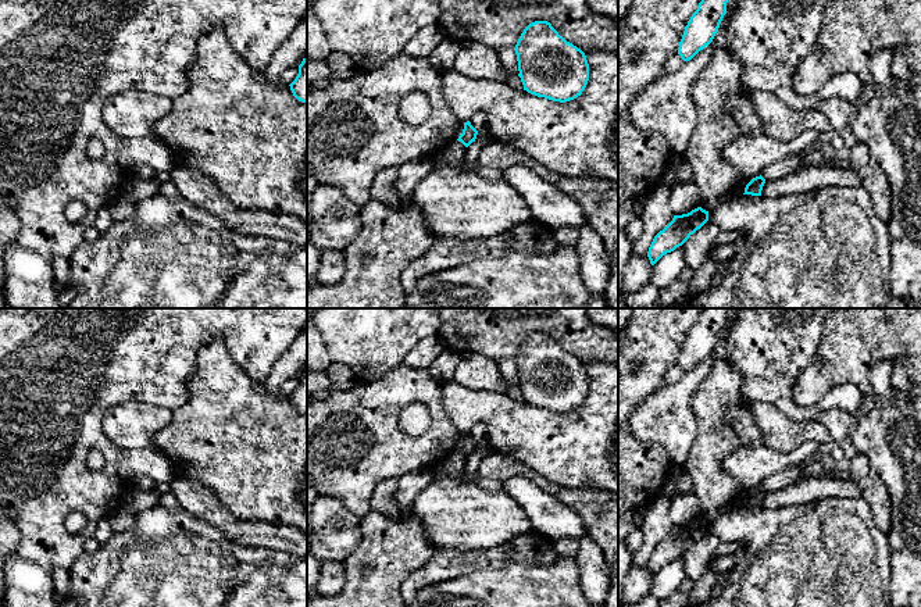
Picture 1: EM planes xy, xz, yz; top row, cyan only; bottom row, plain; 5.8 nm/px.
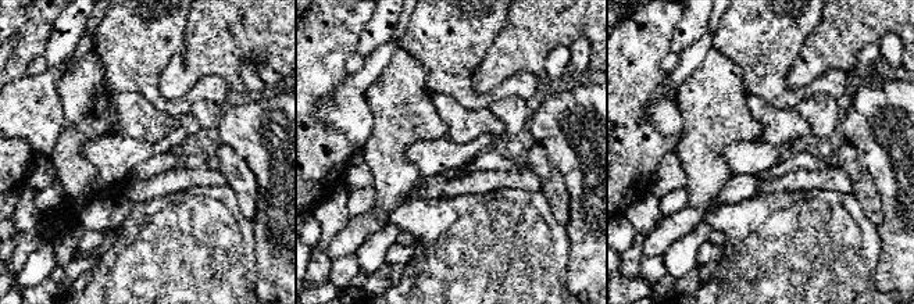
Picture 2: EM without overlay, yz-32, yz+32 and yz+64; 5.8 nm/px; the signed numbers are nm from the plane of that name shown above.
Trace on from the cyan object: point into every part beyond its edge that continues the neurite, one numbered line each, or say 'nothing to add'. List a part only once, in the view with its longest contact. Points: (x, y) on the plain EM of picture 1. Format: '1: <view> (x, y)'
nothing to add

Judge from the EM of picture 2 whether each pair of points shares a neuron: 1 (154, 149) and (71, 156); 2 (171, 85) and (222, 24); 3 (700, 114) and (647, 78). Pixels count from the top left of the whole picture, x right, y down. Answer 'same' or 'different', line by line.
1: different
2: same
3: different

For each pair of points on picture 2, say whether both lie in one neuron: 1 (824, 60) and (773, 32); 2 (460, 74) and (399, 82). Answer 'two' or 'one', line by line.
1: two
2: two

